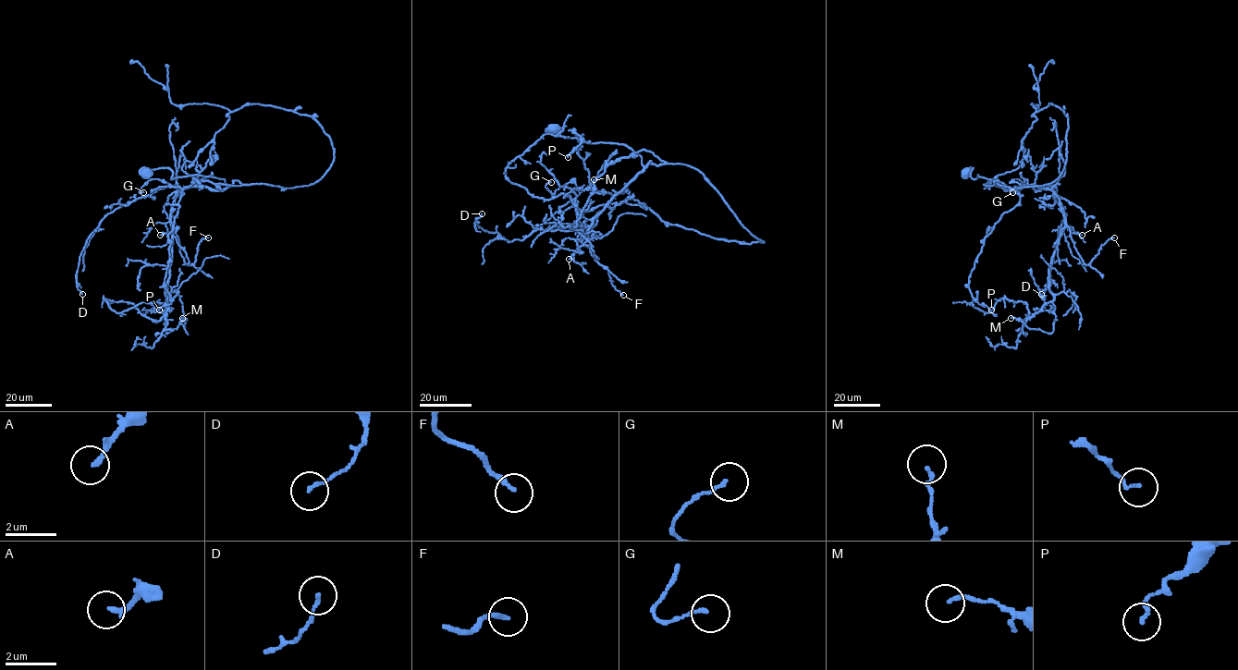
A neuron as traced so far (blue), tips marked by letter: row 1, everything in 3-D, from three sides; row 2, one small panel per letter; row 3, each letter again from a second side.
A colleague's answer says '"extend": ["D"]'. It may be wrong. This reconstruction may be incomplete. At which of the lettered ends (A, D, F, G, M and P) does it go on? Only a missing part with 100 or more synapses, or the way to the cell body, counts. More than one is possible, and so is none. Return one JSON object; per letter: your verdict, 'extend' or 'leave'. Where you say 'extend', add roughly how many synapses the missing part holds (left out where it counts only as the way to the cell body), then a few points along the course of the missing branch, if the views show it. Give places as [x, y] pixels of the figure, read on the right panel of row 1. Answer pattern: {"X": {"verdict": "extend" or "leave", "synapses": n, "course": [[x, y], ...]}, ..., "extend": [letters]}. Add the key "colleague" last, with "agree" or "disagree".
{"A": {"verdict": "leave"}, "D": {"verdict": "leave"}, "F": {"verdict": "leave"}, "G": {"verdict": "leave"}, "M": {"verdict": "leave"}, "P": {"verdict": "leave"}, "extend": [], "colleague": "disagree"}

